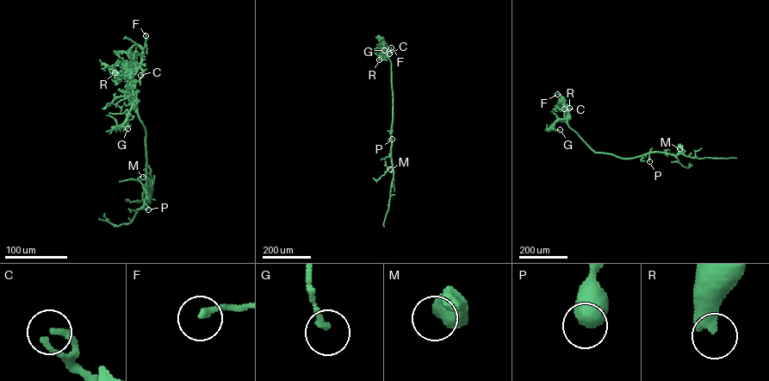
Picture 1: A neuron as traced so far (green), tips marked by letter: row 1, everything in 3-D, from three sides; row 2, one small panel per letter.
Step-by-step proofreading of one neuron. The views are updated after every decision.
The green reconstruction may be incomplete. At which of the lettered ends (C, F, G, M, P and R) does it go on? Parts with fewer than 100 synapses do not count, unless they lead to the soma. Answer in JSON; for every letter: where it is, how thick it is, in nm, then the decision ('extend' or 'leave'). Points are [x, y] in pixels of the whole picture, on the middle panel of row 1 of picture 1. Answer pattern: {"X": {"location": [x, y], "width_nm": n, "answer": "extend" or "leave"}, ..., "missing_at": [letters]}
{"C": {"location": [389, 53], "width_nm": 280, "answer": "leave"}, "F": {"location": [391, 47], "width_nm": 220, "answer": "leave"}, "G": {"location": [384, 50], "width_nm": 200, "answer": "leave"}, "M": {"location": [390, 169], "width_nm": 700, "answer": "leave"}, "P": {"location": [392, 139], "width_nm": 600, "answer": "leave"}, "R": {"location": [379, 59], "width_nm": 500, "answer": "extend"}, "missing_at": ["R"]}

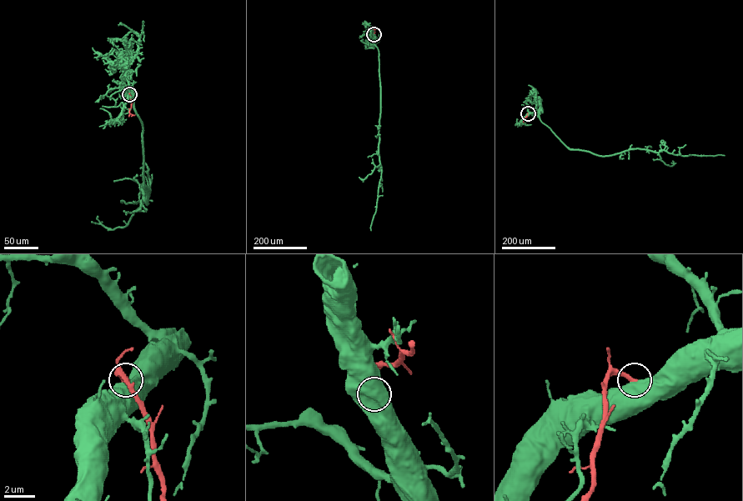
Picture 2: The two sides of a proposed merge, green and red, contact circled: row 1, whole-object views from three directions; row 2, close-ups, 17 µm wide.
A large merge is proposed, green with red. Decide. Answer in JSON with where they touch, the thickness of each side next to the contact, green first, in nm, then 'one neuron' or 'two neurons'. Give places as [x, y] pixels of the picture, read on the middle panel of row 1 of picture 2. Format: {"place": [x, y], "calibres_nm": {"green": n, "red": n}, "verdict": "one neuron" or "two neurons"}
{"place": [374, 34], "calibres_nm": {"green": 750, "red": 320}, "verdict": "two neurons"}

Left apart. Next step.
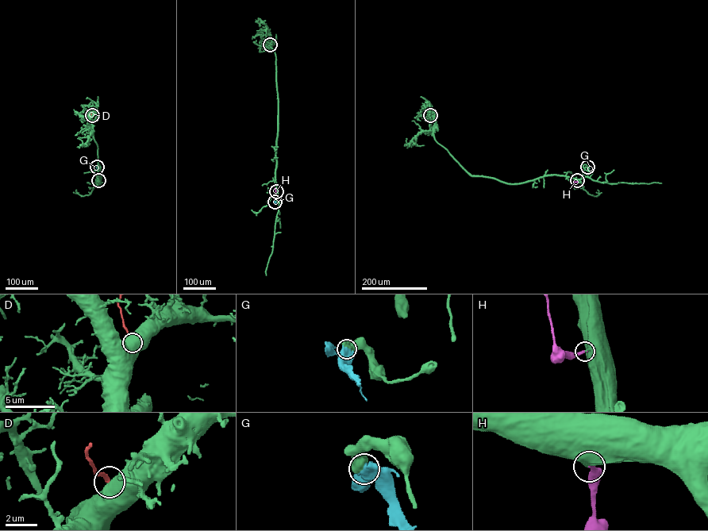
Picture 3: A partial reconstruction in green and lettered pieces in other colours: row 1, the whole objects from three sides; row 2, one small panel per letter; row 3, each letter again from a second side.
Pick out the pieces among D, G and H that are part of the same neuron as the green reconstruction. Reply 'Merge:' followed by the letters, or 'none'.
Merge: H

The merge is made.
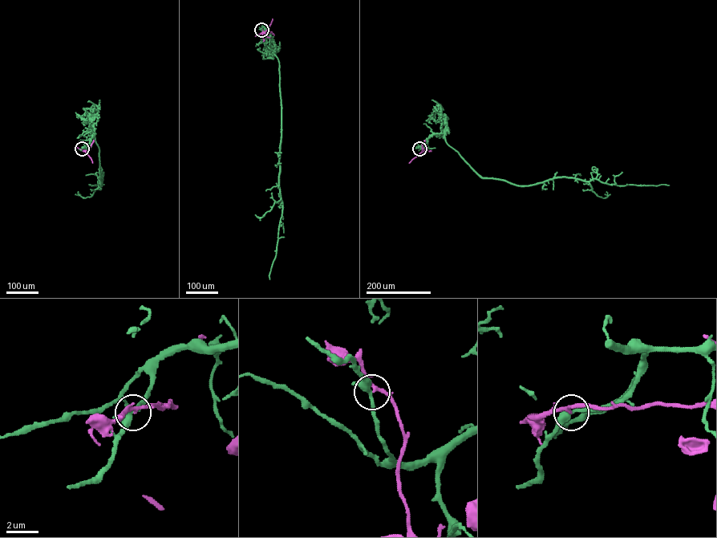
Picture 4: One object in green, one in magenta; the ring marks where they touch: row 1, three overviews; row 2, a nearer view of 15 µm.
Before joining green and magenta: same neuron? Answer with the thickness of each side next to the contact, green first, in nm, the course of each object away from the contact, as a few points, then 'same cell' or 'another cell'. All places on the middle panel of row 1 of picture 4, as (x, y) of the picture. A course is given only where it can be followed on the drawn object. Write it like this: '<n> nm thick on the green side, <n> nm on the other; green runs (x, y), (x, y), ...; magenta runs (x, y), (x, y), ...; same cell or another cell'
320 nm thick on the green side, 200 nm on the other; green runs (261, 30), (269, 32), (274, 45), (273, 54), (279, 64), (281, 106), (279, 185), (282, 210), (269, 279); magenta runs (262, 30), (262, 34), (273, 18); another cell

